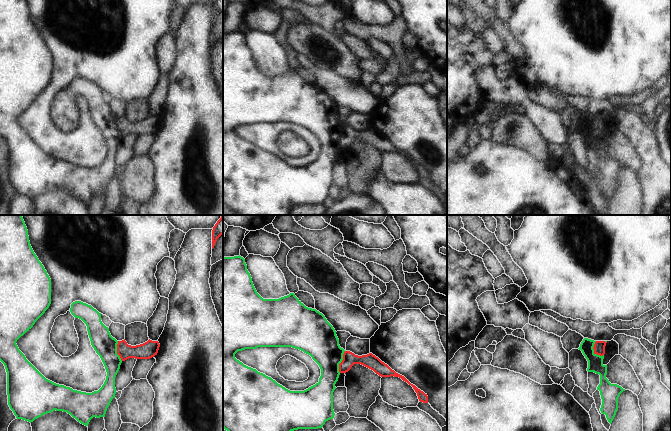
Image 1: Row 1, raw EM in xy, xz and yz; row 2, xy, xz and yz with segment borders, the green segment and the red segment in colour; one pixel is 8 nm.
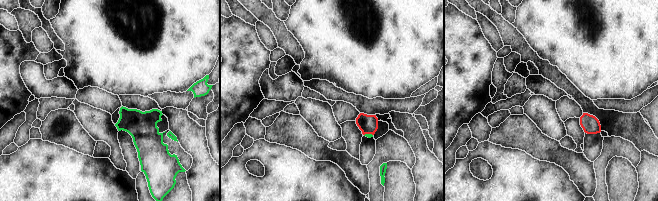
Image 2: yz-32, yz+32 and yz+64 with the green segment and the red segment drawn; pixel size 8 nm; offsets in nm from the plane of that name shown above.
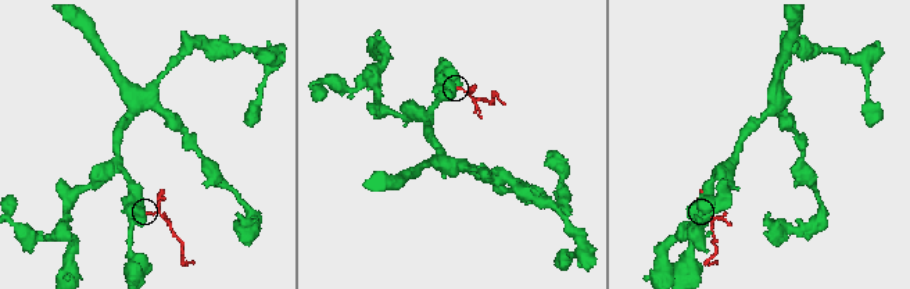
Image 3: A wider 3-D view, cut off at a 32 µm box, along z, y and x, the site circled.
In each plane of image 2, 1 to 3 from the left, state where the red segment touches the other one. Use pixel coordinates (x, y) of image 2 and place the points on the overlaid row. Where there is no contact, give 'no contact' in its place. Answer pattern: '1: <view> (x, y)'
1: no contact
2: yz+32 (368, 134)
3: no contact

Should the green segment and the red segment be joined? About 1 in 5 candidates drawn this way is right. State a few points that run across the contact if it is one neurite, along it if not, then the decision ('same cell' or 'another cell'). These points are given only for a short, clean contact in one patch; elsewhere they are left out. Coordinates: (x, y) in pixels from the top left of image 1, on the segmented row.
line yz (595, 341), (593, 351), (602, 356); another cell

